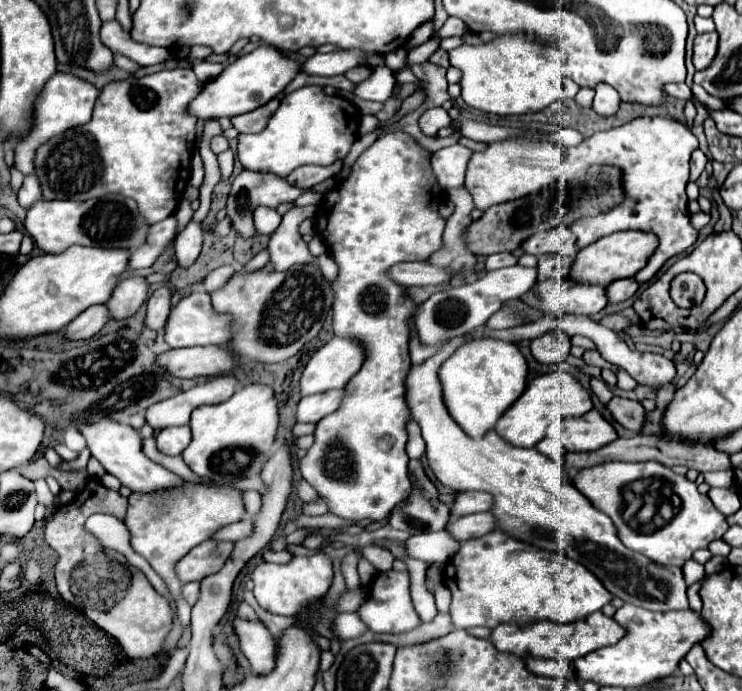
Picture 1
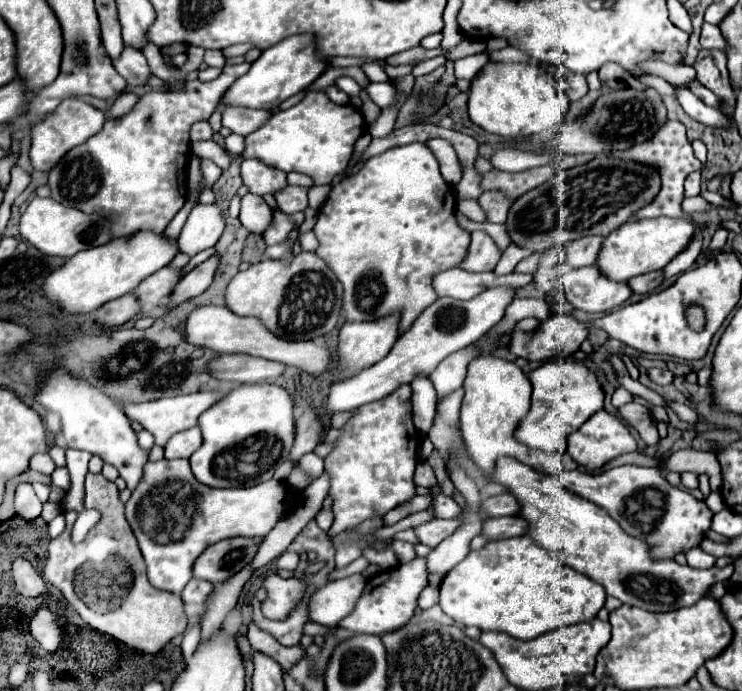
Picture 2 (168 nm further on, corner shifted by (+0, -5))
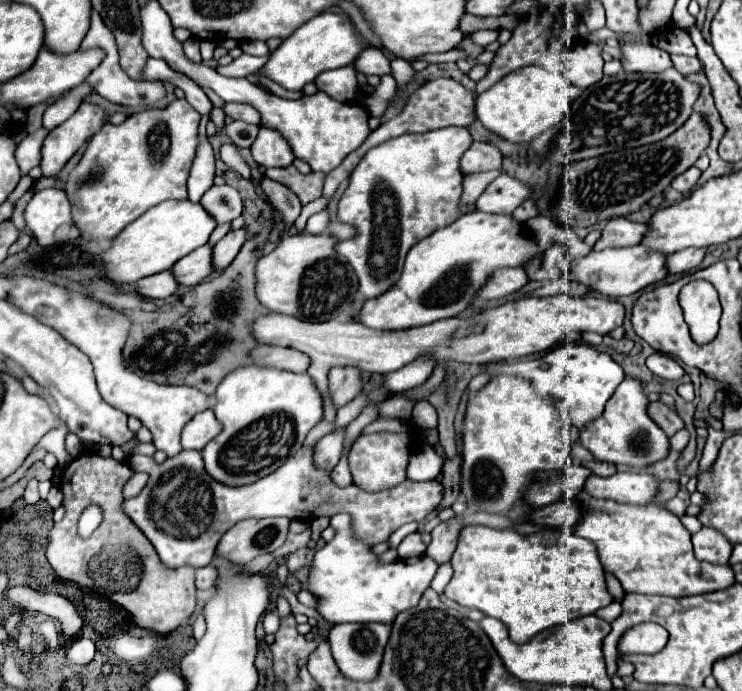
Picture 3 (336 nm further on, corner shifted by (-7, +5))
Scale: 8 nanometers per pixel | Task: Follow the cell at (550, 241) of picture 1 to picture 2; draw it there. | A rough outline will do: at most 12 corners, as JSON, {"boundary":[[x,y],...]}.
{"boundary":[[586,236],[564,248],[574,268],[598,262],[604,236]]}

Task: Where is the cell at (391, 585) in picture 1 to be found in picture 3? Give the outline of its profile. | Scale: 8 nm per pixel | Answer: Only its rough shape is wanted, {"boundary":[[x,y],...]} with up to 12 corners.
{"boundary":[[335,514],[309,590],[331,624],[391,624],[437,564],[379,564]]}

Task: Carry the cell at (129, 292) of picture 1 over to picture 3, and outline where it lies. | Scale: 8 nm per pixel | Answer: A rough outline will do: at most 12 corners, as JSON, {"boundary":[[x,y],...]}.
{"boundary":[[201,246],[169,270],[179,286],[197,286],[211,272],[211,246]]}

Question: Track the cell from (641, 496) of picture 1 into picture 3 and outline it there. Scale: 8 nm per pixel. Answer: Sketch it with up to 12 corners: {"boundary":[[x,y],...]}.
{"boundary":[[647,472],[589,476],[585,490],[623,504],[651,504],[659,482]]}

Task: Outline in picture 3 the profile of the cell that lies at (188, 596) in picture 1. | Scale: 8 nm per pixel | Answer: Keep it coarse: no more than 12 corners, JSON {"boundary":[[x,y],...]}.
{"boundary":[[213,564],[195,572],[197,590],[213,590],[219,570]]}

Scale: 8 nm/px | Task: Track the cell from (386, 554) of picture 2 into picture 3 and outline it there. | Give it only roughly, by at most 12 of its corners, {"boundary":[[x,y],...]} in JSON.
{"boundary":[[415,522],[397,528],[389,536],[389,548],[397,548],[399,542],[417,532]]}

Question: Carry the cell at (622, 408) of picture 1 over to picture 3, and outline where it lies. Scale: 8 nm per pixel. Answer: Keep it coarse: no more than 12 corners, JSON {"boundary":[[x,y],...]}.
{"boundary":[[649,402],[655,424],[671,438],[683,420],[663,402]]}

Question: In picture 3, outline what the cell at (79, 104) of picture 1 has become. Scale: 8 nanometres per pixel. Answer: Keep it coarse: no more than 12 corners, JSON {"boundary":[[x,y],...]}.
{"boundary":[[81,102],[41,148],[43,176],[65,162],[107,122],[99,104]]}

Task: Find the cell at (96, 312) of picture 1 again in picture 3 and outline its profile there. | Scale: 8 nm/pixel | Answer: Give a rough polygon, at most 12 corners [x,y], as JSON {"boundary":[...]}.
{"boundary":[[169,272],[141,278],[135,292],[149,300],[169,298],[177,282]]}

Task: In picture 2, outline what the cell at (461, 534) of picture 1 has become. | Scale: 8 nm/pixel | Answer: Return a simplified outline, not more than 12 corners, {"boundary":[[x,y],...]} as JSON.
{"boundary":[[522,516],[488,518],[482,532],[492,538],[514,538],[528,532]]}

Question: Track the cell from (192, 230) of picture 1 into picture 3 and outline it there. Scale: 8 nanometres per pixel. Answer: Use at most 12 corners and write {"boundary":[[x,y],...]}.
{"boundary":[[211,186],[201,206],[217,226],[241,216],[241,196],[233,186]]}

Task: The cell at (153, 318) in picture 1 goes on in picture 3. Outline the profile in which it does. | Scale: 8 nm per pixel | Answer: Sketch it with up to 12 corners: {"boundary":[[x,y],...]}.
{"boundary":[[243,228],[213,246],[213,270],[233,262],[243,242]]}

